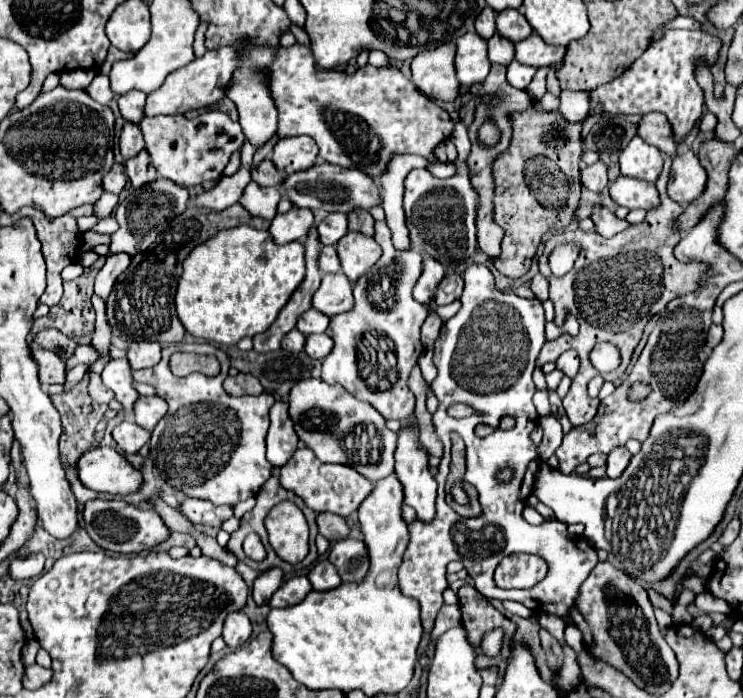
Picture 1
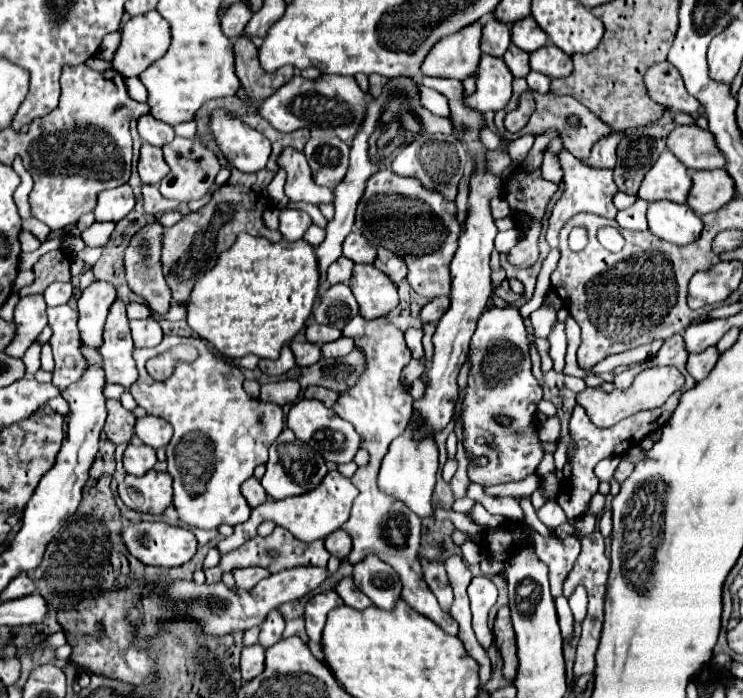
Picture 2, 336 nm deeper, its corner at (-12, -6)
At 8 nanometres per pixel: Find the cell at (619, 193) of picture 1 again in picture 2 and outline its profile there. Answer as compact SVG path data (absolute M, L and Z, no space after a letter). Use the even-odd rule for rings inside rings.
M658 200L648 206L646 216L654 236L680 246L690 244L702 232L702 220L686 204Z

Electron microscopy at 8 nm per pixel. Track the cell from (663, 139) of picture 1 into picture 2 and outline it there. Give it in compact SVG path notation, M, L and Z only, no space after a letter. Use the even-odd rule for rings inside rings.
M676 126L668 138L666 148L690 170L712 170L712 168L724 168L724 156L714 144L714 138L708 130L700 130L698 126Z

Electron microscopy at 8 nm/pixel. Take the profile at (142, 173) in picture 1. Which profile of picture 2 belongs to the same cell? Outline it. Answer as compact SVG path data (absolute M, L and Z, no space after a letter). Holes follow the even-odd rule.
M144 184L142 194L144 194L144 208L146 208L148 214L162 214L162 212L168 212L168 210L176 210L176 206L178 206L176 200L164 198L160 194L158 186Z

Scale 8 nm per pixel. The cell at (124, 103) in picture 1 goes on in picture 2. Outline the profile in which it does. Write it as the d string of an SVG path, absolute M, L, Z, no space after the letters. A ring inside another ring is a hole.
M144 114L138 118L138 134L144 142L152 144L152 146L164 146L168 142L174 140L174 130L172 126L156 120L154 116L150 114Z

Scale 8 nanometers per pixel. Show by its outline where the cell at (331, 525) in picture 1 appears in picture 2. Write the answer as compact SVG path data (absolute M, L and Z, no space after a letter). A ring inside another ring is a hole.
M342 528L336 530L336 532L332 532L332 536L326 538L326 550L328 550L332 556L340 558L340 560L346 558L346 556L350 554L350 550L352 550L352 540L350 540L348 532L344 532Z

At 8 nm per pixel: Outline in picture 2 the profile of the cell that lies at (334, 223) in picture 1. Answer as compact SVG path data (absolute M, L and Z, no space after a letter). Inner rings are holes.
M352 232L346 236L346 240L342 244L342 254L346 258L350 258L352 262L370 264L376 258L376 248L372 248L372 244L368 244L368 240L364 240L364 236L360 232Z

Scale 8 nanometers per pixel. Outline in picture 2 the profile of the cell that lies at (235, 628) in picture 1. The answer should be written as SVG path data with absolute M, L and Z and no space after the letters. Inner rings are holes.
M252 644L246 646L242 650L242 658L240 658L240 672L242 672L242 680L252 680L254 676L258 676L264 670L264 648L260 644Z

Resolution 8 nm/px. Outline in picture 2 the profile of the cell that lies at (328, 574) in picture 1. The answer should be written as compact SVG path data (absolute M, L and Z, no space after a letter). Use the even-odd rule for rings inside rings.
M350 576L342 578L342 580L336 584L336 592L338 592L338 596L344 600L346 606L352 606L352 608L356 608L356 610L364 610L364 608L372 606L370 598L364 596L364 594L358 590L358 586L354 584L354 580L352 580Z

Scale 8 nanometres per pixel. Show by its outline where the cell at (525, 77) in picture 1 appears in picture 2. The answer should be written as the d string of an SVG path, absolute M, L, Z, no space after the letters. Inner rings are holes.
M532 70L532 72L526 76L526 82L528 82L530 90L540 92L540 94L546 94L546 92L550 90L550 78L548 78L546 74L540 74L540 72L534 72L534 70Z

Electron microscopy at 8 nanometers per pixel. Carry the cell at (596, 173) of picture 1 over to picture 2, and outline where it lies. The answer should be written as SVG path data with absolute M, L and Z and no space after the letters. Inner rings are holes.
M618 132L610 134L608 138L598 140L594 144L594 148L592 148L590 158L586 158L582 162L588 164L588 166L594 166L594 168L608 168L608 170L612 170L616 166L616 146L618 146L618 142L620 142L620 134Z

